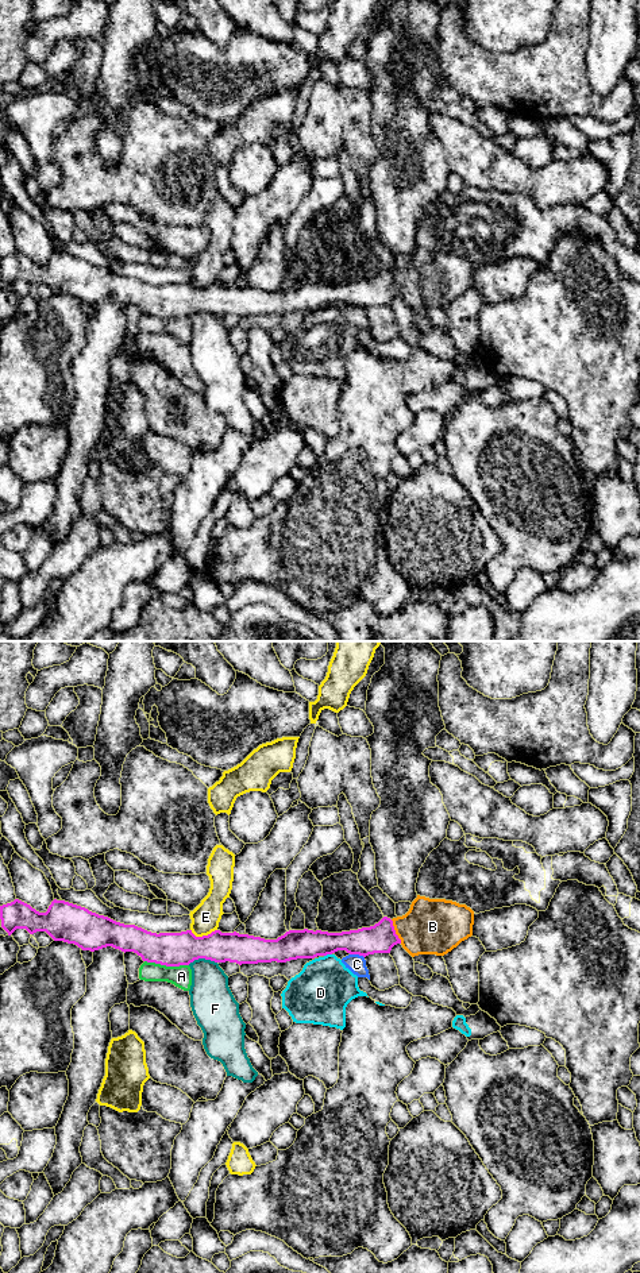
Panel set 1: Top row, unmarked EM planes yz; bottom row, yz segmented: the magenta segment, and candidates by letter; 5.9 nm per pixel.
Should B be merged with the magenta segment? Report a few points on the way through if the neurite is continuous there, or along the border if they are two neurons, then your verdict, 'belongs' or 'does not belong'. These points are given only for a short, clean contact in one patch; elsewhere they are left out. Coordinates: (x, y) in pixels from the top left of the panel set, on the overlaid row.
across yz (380, 938), (394, 932), (432, 926) | belongs

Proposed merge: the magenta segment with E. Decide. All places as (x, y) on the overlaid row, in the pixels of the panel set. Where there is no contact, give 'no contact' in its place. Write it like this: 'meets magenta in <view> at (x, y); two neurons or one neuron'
meets magenta in yz at (203, 936); two neurons

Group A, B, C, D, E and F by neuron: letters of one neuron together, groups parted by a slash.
A / B / C / D / E / F

